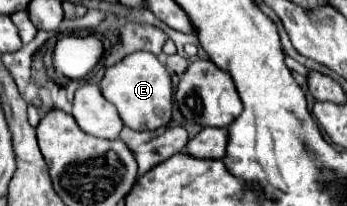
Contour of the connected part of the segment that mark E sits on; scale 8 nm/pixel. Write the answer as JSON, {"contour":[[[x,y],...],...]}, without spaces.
{"contour":[[[131,53],[117,65],[109,67],[101,81],[101,93],[109,103],[117,107],[123,123],[135,131],[155,131],[157,127],[167,125],[171,121],[171,73],[153,53]]]}

